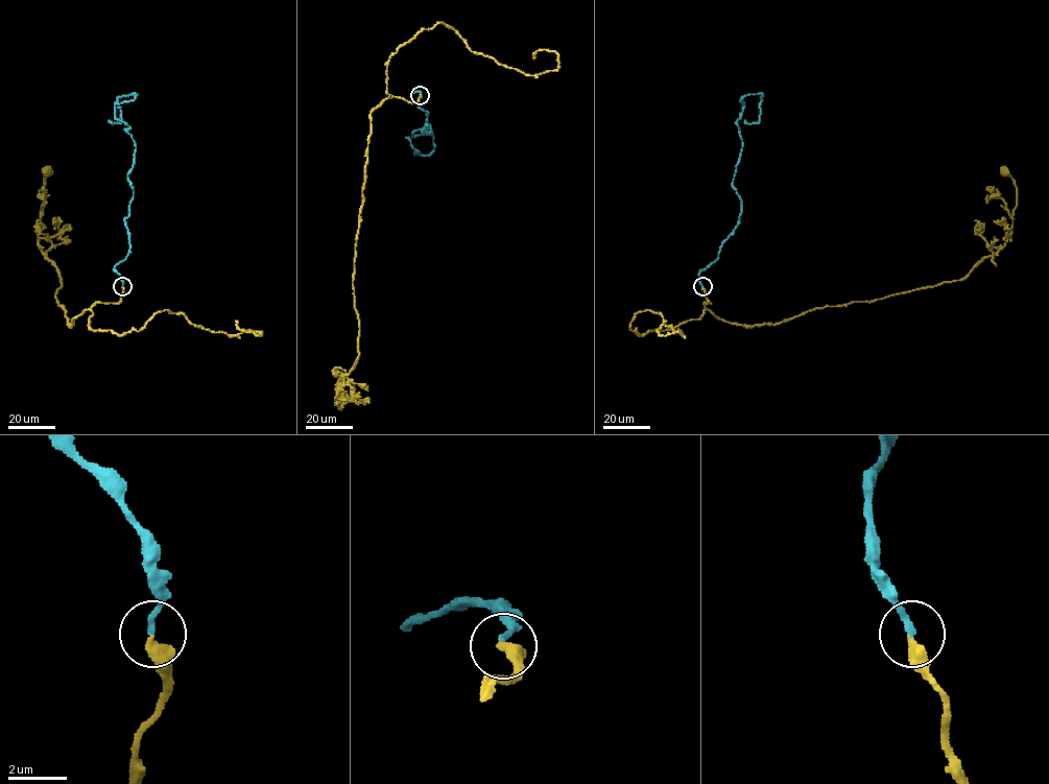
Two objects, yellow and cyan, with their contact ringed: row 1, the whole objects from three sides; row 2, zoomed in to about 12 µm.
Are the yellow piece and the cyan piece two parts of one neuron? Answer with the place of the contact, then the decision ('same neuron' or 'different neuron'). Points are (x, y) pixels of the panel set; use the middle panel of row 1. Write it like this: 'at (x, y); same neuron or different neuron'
at (420, 95); same neuron

